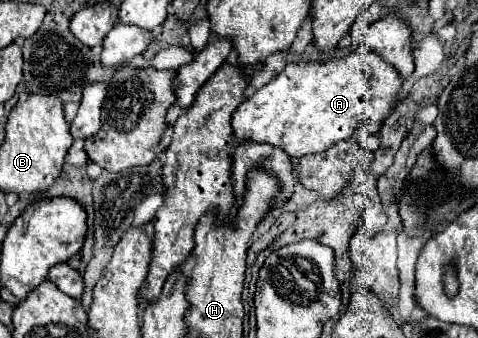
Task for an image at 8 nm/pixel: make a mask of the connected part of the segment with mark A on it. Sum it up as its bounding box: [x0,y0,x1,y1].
[231,45,405,157]

